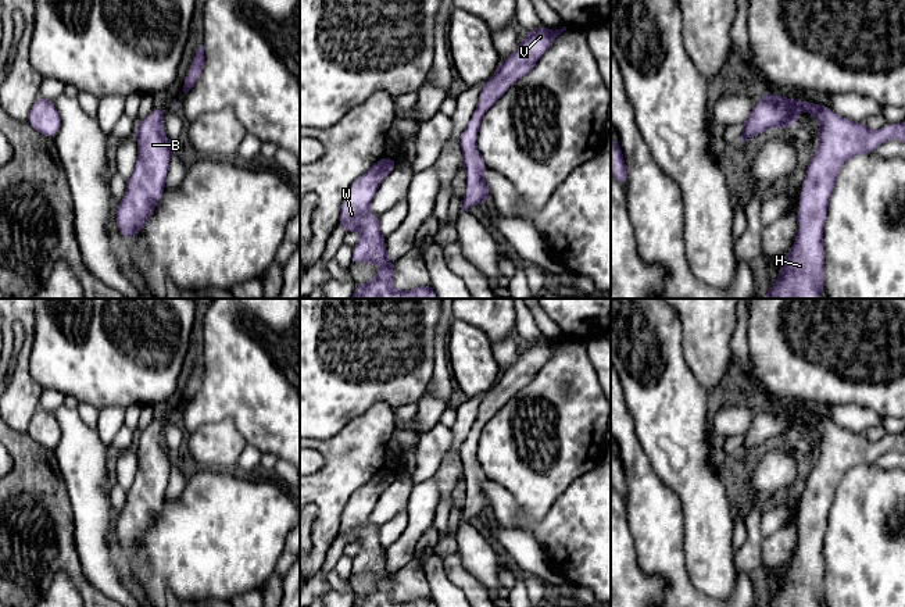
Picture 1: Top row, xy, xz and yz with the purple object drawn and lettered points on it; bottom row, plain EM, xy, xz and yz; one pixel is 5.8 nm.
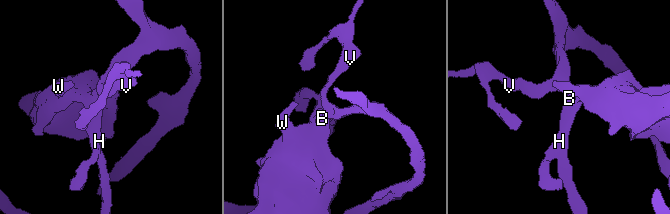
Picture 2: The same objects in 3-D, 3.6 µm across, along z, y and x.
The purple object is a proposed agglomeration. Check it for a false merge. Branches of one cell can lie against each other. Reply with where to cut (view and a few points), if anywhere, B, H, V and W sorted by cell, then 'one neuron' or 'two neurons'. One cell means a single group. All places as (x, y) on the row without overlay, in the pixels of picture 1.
no cut; B H V W; one neuron

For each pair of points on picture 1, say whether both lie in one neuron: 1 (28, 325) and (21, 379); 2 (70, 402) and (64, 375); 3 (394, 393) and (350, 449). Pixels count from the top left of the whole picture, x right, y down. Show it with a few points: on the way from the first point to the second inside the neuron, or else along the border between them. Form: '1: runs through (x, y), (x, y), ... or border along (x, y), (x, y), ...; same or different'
1: runs through (28, 339), (21, 366); same
2: border along (65, 395), (71, 395), (78, 402); different
3: border along (393, 409), (386, 403), (376, 402), (357, 417); different

